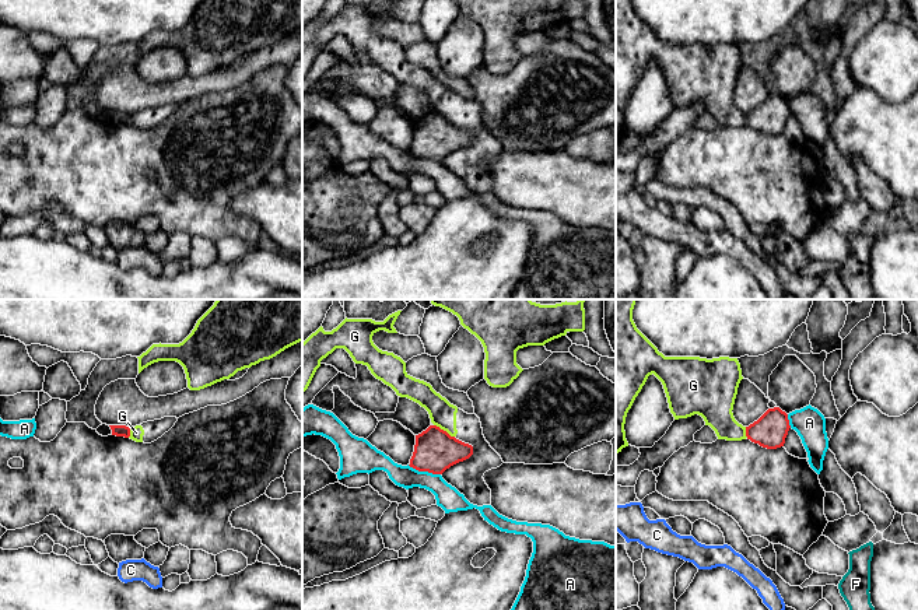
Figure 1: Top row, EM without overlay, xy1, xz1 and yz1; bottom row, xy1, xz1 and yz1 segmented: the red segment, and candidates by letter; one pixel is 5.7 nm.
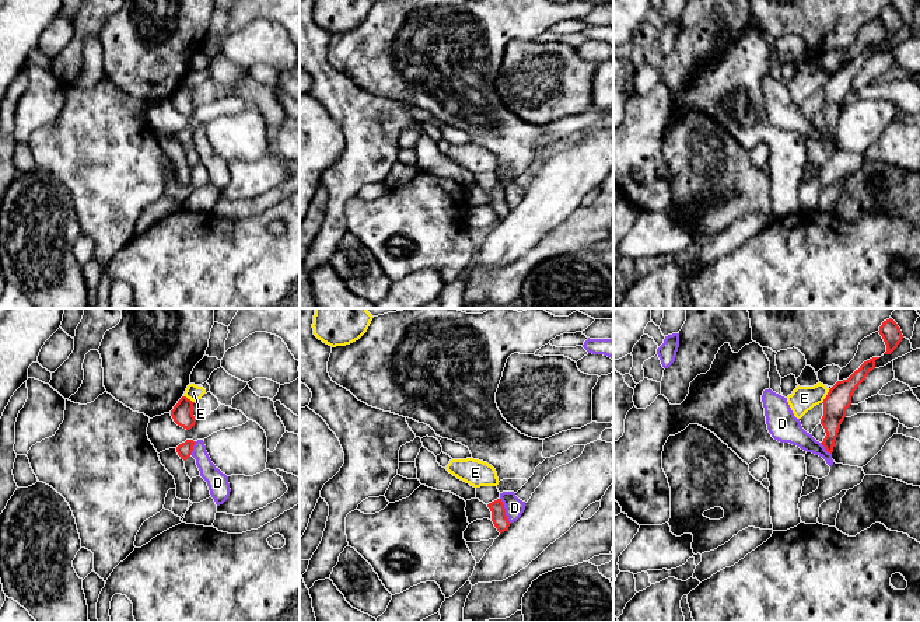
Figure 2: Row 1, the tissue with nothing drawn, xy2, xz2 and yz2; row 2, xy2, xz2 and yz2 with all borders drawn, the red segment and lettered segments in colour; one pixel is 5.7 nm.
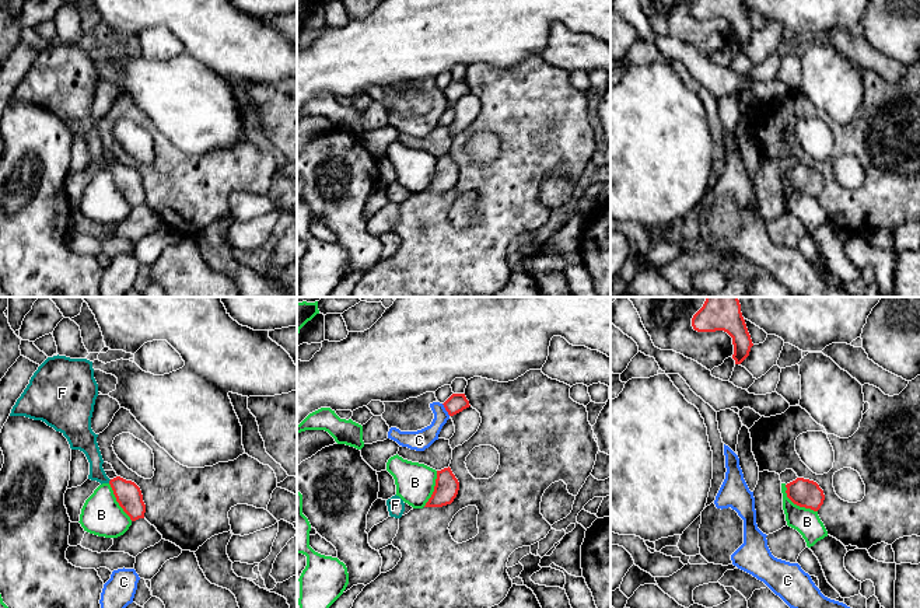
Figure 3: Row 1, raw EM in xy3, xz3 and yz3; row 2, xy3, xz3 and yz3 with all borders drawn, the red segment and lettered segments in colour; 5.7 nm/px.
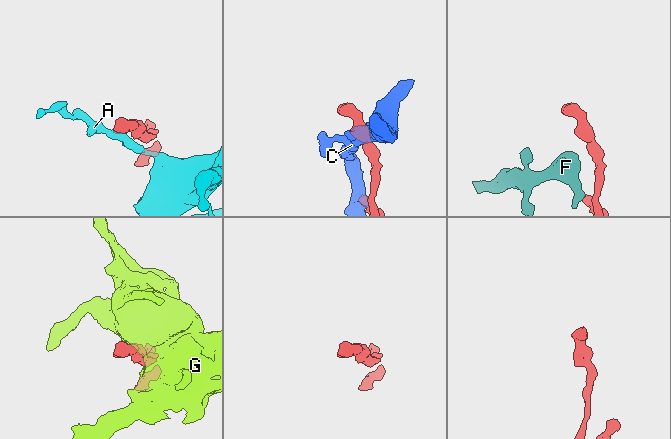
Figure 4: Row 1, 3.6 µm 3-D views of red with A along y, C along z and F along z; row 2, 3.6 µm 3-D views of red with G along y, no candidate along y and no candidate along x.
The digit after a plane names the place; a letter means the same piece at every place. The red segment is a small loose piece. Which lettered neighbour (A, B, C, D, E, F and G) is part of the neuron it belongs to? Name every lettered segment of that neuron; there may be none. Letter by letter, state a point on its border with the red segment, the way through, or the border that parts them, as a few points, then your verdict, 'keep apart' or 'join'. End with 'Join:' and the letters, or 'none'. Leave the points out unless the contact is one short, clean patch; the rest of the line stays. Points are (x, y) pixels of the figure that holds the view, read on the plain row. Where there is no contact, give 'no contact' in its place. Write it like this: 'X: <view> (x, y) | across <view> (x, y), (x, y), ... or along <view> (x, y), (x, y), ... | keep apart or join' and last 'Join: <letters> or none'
A: xz1 (424, 157) | along xz1 (407, 151), (440, 161) | keep apart
B: yz3 (797, 191) | along yz3 (784, 171), (786, 181), (794, 189), (817, 198) | keep apart
C: xz3 (445, 95) | along xz3 (441, 90), (450, 101) | keep apart
D: xz2 (504, 196) | along xz2 (500, 184), (504, 201), (510, 209) | keep apart
E: yz2 (826, 83) | along yz2 (829, 76), (821, 88) | keep apart
F: xy3 (109, 167) | across xy3 (128, 180), (118, 170), (109, 167), (95, 156), (87, 130) | join
G: xz1 (442, 116) | along xz1 (434, 111), (454, 123) | keep apart
Join: F

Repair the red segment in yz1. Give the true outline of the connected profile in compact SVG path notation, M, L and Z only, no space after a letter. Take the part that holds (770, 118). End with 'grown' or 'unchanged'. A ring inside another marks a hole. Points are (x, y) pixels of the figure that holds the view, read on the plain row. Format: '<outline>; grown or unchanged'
M779 94L768 95L757 108L746 113L746 123L767 136L784 133L791 112Z; unchanged

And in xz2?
M497 185L492 189L489 189L487 193L492 198L492 207L494 210L494 213L497 214L497 217L500 220L507 217L511 209L508 207L508 205L506 202L506 195L504 195L501 185Z; unchanged

